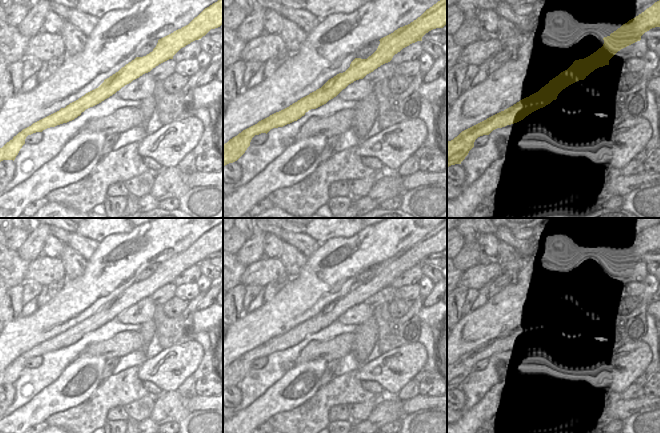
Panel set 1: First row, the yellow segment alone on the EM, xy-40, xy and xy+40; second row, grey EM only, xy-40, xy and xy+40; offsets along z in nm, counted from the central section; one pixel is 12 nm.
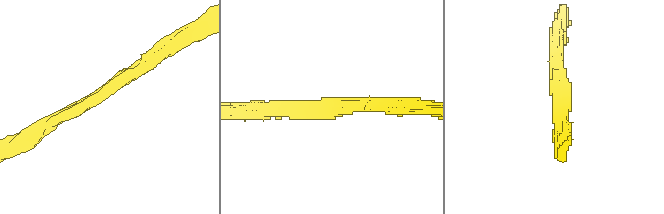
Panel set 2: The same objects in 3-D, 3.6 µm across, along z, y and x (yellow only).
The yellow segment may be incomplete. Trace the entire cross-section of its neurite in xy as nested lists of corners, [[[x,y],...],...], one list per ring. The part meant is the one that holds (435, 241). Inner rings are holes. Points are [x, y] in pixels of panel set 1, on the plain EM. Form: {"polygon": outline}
{"polygon": [[[444,220],[416,244],[381,262],[377,274],[367,283],[355,282],[345,296],[329,303],[321,312],[230,363],[223,369],[223,390],[237,385],[250,370],[255,359],[267,358],[273,352],[297,345],[309,334],[316,333],[336,321],[349,308],[363,303],[381,289],[390,286],[403,272],[422,265],[422,261],[429,255],[443,252],[446,248],[447,220]]]}

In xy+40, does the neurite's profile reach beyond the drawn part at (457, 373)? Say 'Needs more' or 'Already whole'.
Already whole.

